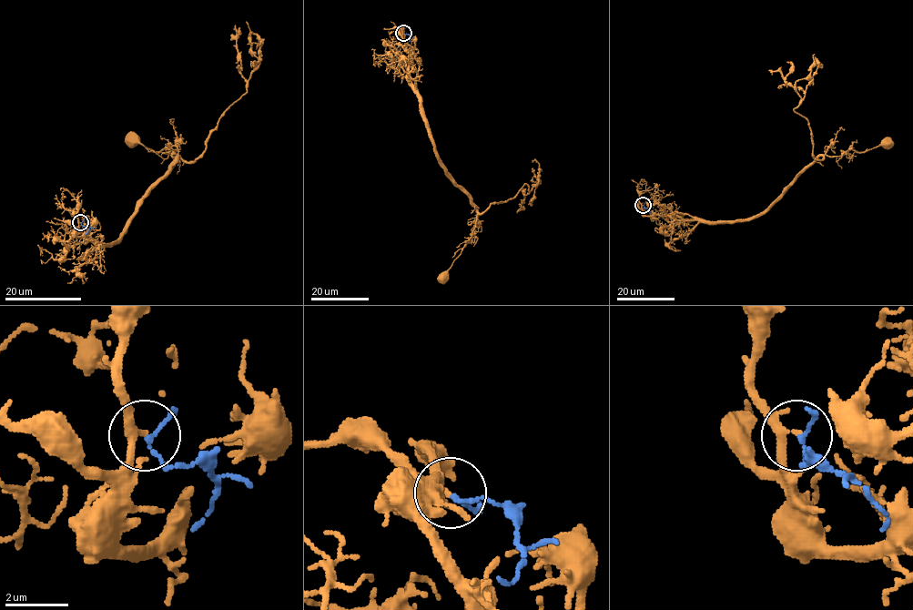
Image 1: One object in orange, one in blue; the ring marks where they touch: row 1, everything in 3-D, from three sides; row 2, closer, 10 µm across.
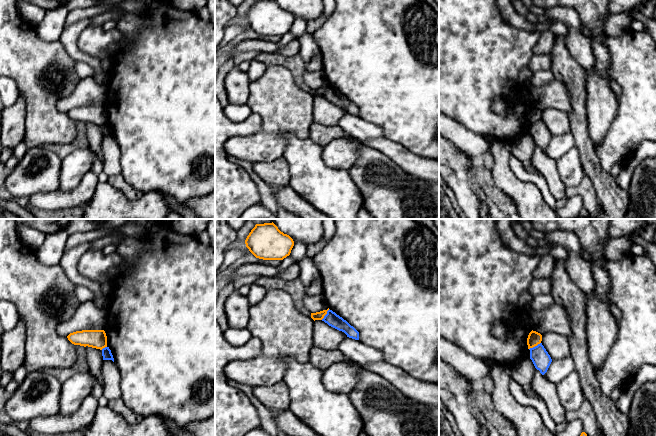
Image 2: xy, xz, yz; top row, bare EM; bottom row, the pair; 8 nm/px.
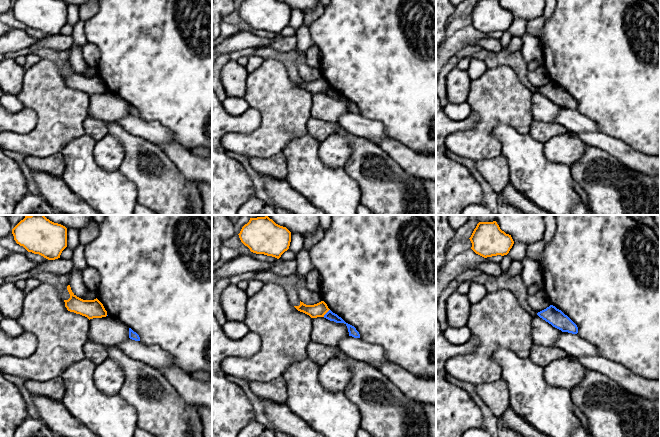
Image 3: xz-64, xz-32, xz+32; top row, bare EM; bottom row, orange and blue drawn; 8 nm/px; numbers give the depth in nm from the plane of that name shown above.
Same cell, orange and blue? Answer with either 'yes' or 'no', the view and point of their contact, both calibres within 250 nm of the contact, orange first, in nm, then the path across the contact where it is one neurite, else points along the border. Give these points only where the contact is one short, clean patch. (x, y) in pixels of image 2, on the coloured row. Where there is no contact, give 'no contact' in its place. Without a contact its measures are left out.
no | yz (534, 346) | 110/150 nm | along yz (540, 342), (529, 349)

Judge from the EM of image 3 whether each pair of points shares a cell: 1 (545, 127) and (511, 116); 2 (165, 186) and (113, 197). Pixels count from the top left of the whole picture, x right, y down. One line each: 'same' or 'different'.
1: different
2: different

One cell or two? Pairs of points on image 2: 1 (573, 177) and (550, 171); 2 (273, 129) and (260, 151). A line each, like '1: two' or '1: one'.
1: two
2: one

